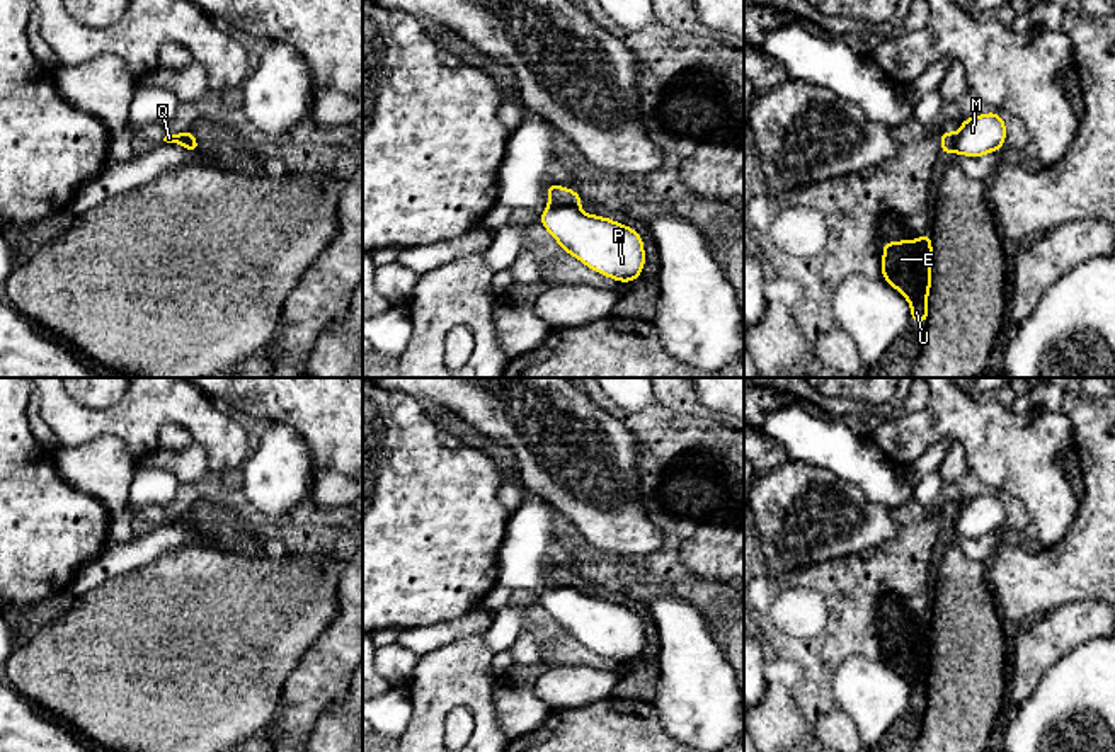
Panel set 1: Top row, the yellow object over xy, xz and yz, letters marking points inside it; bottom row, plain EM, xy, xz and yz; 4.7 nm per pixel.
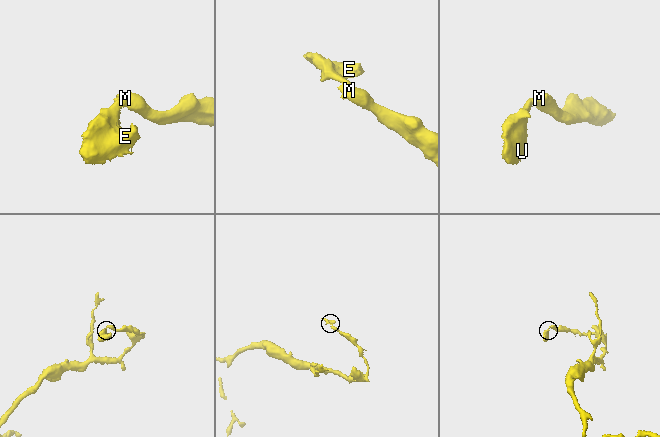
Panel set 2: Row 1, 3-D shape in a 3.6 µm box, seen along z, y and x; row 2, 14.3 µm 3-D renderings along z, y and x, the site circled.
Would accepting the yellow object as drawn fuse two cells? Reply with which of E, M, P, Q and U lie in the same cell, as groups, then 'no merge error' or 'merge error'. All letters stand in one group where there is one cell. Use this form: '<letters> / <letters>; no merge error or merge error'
E U / M P Q; merge error

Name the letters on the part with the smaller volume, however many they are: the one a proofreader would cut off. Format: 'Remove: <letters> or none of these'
Remove: E, U

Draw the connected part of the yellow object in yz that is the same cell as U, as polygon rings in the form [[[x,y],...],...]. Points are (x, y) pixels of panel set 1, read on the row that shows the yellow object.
[[[931,233],[918,240],[883,242],[882,277],[911,305],[911,320],[928,322],[928,294],[931,288]]]

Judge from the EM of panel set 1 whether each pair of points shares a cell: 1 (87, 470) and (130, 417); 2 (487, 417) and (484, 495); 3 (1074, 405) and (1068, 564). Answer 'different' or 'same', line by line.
1: different
2: different
3: same

